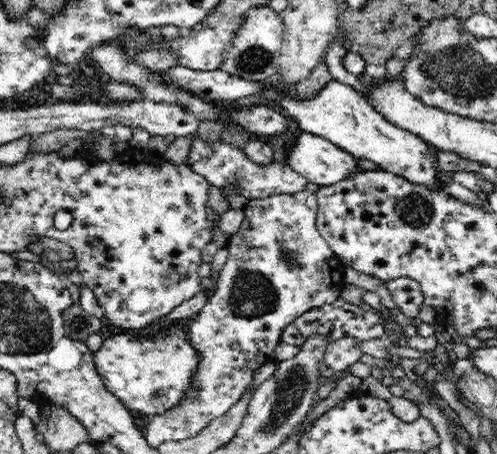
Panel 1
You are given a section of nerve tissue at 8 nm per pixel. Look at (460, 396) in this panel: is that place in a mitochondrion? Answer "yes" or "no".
no

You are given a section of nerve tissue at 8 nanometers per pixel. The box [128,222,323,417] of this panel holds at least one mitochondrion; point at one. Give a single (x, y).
(252, 294)

